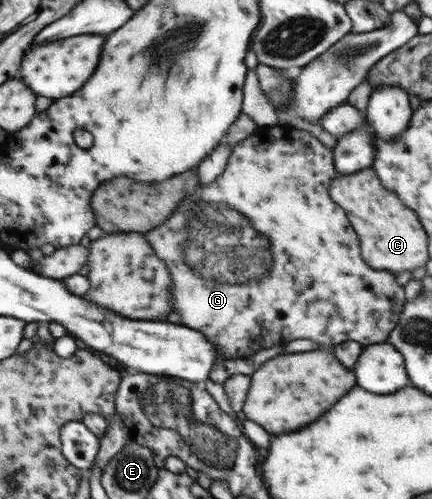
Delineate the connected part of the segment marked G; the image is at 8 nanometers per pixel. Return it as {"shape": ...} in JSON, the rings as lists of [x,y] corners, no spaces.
{"shape":[[[279,124],[254,131],[232,147],[223,172],[219,176],[216,176],[209,184],[205,184],[205,188],[201,186],[195,191],[195,194],[187,196],[165,224],[146,234],[150,246],[154,248],[155,253],[166,263],[173,274],[172,298],[174,301],[172,306],[174,306],[174,312],[180,315],[181,324],[202,332],[215,347],[218,347],[218,354],[221,354],[222,358],[246,359],[263,348],[282,346],[286,342],[297,339],[312,340],[321,344],[323,348],[345,341],[355,341],[361,346],[377,344],[377,342],[383,342],[389,334],[387,330],[393,330],[397,324],[397,314],[405,302],[403,287],[397,284],[393,273],[373,270],[361,260],[360,244],[356,232],[352,230],[347,221],[345,212],[329,199],[329,183],[337,174],[334,169],[333,156],[333,150],[321,145],[315,137],[292,138],[289,128]]]}

